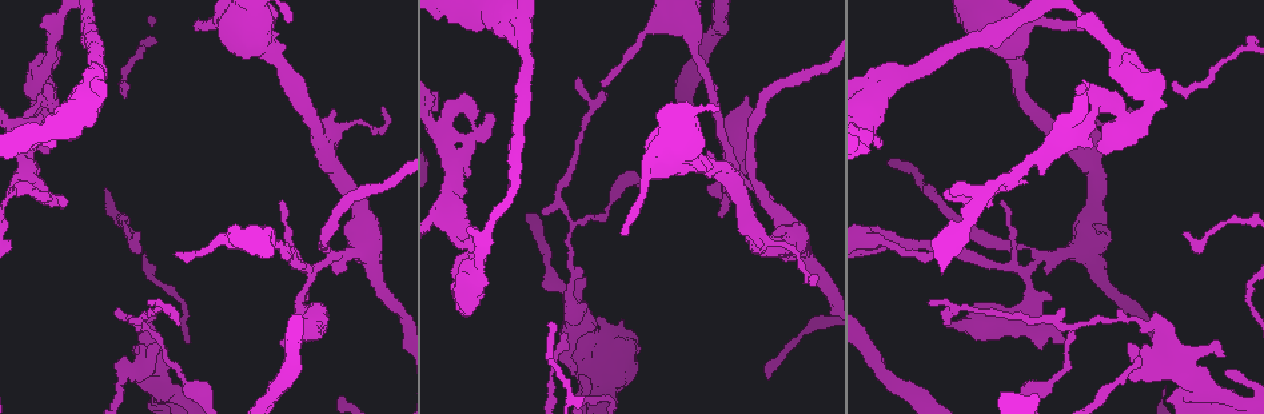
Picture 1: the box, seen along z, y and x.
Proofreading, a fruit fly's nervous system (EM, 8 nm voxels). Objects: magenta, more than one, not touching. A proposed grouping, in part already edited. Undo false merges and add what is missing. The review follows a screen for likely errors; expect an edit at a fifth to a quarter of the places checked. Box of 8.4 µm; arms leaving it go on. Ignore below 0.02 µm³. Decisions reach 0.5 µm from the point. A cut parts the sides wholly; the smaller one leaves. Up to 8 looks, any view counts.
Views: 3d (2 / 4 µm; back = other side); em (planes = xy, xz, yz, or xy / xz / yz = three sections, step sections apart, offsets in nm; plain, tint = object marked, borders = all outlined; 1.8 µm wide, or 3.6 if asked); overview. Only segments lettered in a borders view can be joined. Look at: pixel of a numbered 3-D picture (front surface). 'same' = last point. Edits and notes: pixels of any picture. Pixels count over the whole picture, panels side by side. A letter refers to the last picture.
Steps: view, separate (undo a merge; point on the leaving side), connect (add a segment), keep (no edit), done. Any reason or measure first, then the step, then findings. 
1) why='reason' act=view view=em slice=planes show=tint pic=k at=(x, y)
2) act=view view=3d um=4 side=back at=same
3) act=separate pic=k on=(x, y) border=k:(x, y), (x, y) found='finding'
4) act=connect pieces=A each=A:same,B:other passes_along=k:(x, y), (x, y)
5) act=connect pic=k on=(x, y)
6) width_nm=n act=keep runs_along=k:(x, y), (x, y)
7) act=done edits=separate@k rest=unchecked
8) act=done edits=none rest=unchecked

why='a fork' act=view view=em slice=xy step=4 show=borders pic=1 at=(1024, 270)

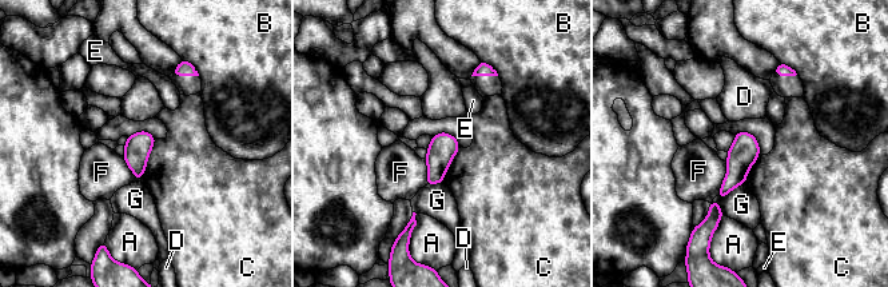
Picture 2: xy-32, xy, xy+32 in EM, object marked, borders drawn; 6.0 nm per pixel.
why='another direction' act=view view=em slice=planes show=borders at=same

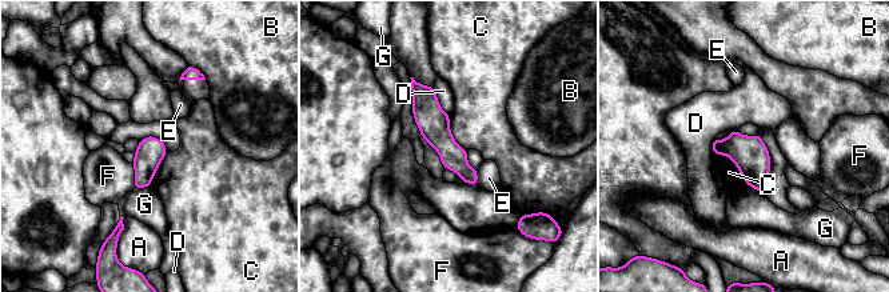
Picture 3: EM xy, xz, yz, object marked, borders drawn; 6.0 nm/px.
longest_contact=C:300nm act=keep each=A:other,B:other,C:other,D:other,E:other,F:other,G:other runs_along=3:(414, 84), (437, 134), (474, 182) found='continuous, no second cell'

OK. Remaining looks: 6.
why='sudden change in width' act=view view=em slice=planes show=tint pic=1 at=(797, 234)

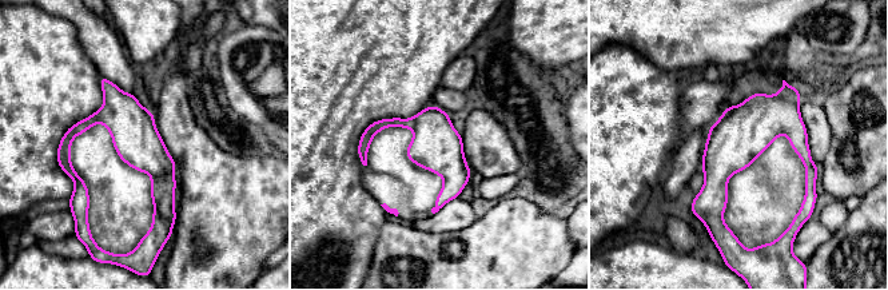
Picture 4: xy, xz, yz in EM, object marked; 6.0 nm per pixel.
why='what lies round it' act=view view=em slice=planes show=borders at=same

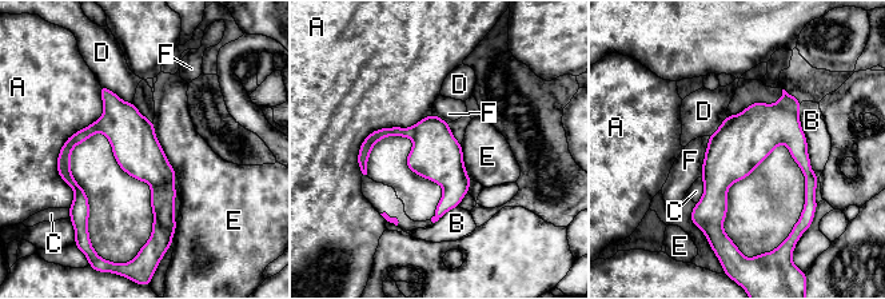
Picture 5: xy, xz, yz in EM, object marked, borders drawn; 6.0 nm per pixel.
longest_contact=A:750nm act=keep each=A:other,B:other,C:other,D:other,E:other,F:other found='one cell here'

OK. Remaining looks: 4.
why='thick turns thin' act=view view=3d um=4 side=back pic=1 at=(1145, 112)

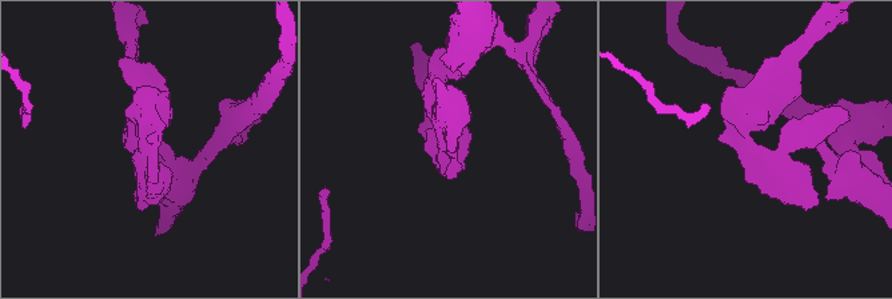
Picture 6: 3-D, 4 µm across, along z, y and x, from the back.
arms=3 arm_widths_nm=220,380,420 act=view view=em slice=planes show=borders pic=6 at=(445, 146)

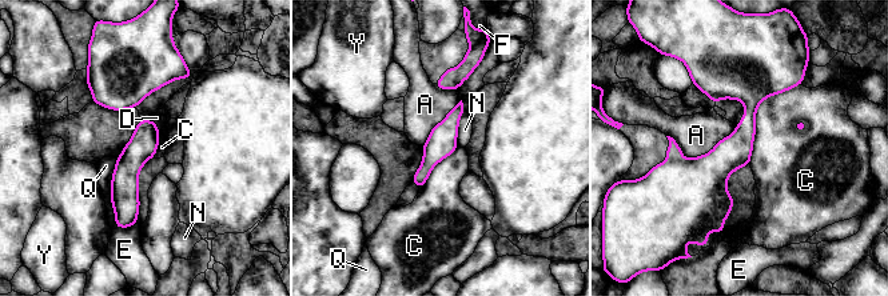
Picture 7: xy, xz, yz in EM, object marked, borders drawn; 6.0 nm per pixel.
act=separate pic=7 on=(675, 152) each=A:other,C:other,D:other,E:other,F:other,N:other,Q:other,Y:other border=7:(683, 158), (669, 159) found='a second cell is stuck on'

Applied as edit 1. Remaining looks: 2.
act=done edits=separate@7 rest=unchecked

